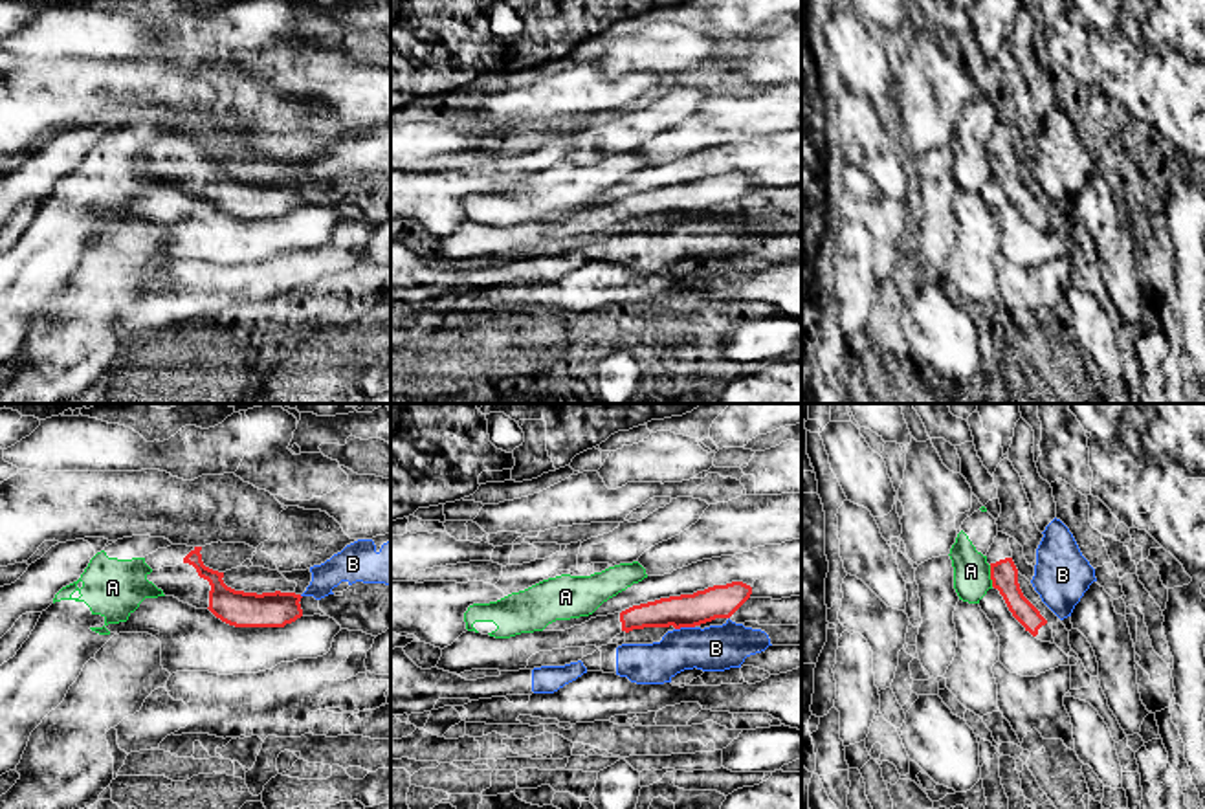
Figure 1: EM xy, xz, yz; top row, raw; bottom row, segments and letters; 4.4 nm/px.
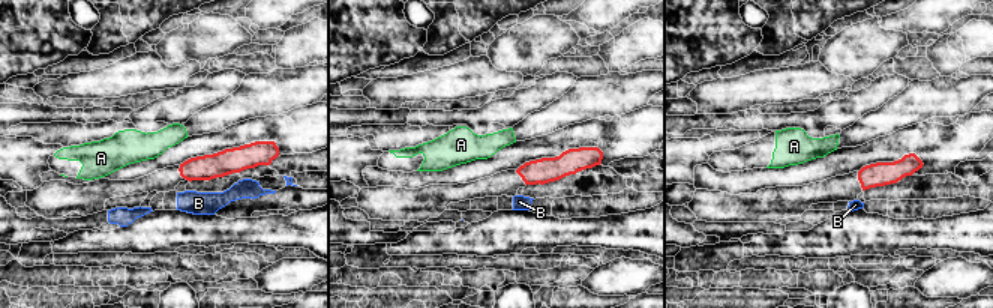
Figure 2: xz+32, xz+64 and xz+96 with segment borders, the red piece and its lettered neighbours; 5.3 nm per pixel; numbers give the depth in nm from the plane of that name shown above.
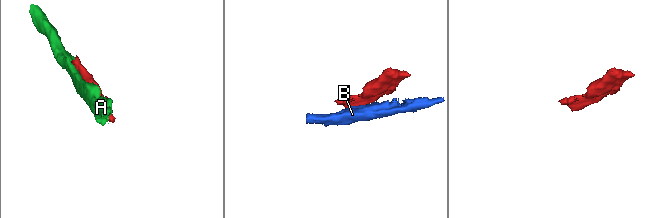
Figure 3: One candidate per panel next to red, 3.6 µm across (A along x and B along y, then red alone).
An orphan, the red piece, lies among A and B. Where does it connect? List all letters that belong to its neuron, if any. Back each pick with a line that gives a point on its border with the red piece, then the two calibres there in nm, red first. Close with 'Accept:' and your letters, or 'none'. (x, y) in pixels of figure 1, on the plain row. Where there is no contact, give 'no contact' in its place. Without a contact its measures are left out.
Accept: none

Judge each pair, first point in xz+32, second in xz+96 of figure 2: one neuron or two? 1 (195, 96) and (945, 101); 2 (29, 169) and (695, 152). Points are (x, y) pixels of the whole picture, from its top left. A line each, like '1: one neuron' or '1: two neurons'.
1: two neurons
2: one neuron

